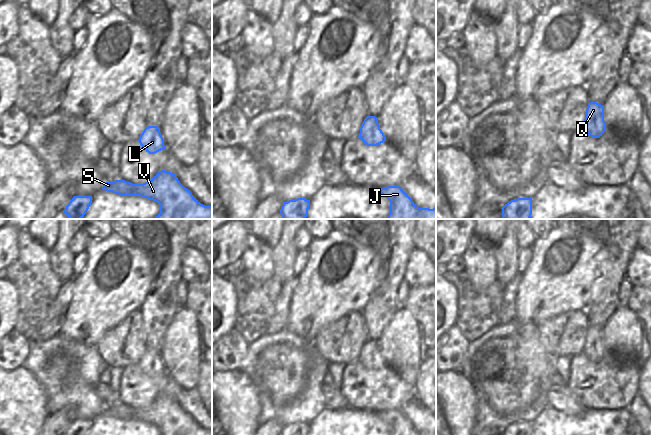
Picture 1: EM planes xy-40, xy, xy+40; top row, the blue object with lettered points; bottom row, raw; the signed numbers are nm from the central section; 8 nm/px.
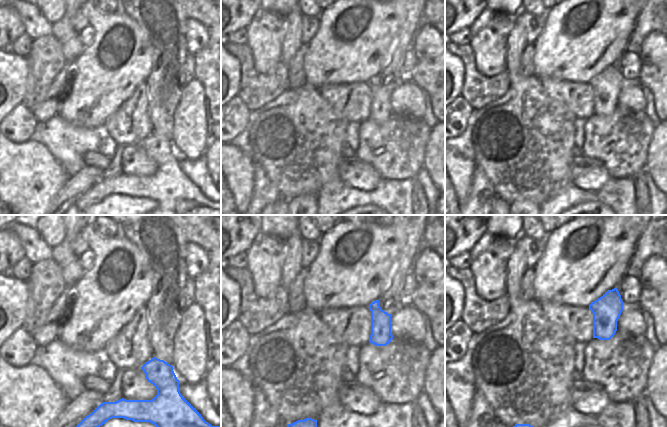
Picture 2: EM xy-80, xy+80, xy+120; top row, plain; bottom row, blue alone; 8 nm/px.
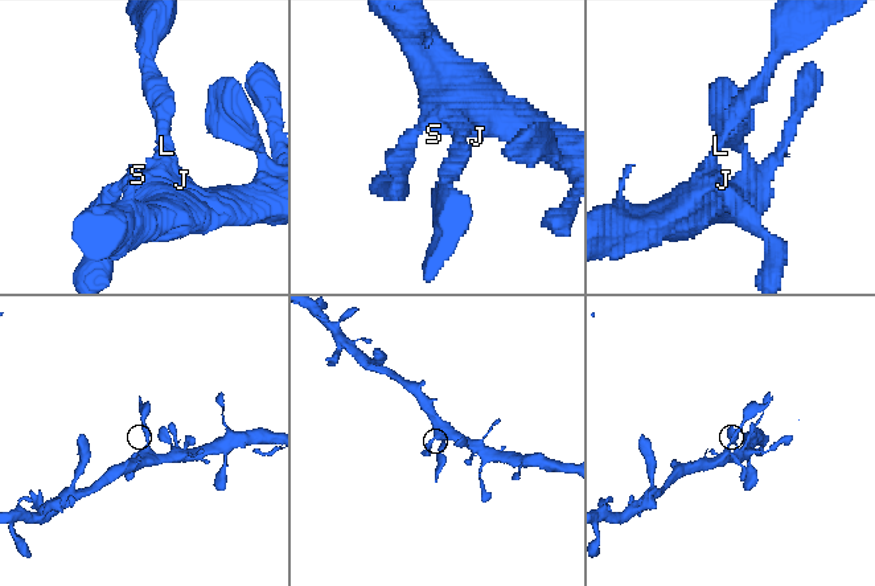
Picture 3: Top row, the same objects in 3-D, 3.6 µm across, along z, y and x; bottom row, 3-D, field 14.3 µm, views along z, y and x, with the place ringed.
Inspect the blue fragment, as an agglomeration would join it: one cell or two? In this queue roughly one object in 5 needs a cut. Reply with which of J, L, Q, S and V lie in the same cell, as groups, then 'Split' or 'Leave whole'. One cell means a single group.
Groups: J L S V / Q. Split.

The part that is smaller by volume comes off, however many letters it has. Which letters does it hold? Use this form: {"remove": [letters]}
{"remove": ["Q"]}

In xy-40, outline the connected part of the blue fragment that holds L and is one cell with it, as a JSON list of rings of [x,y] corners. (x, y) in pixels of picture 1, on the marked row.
[[[157,126],[146,127],[138,141],[142,148],[149,154],[155,154],[161,150],[166,150],[160,128]]]

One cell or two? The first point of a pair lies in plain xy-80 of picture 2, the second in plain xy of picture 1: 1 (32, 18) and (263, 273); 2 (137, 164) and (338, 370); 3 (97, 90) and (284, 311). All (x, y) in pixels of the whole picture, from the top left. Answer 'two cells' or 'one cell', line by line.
1: one cell
2: two cells
3: two cells

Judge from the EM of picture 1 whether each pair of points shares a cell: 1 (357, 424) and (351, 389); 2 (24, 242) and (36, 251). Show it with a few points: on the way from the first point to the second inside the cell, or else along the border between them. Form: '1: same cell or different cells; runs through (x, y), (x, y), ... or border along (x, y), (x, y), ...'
1: different cells; border along (349, 406), (355, 409), (370, 409), (377, 412)
2: same cell; runs through (27, 245), (33, 251)

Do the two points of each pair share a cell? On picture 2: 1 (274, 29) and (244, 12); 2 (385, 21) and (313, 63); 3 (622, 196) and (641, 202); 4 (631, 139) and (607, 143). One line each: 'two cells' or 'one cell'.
1: two cells
2: one cell
3: two cells
4: one cell

